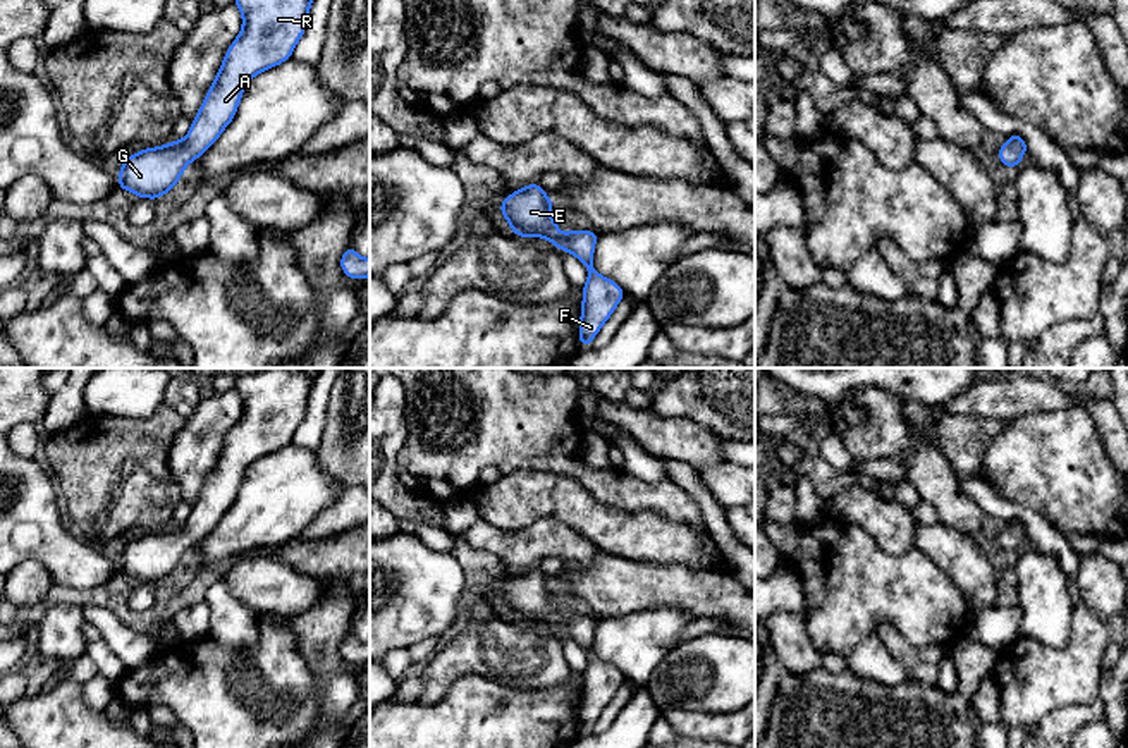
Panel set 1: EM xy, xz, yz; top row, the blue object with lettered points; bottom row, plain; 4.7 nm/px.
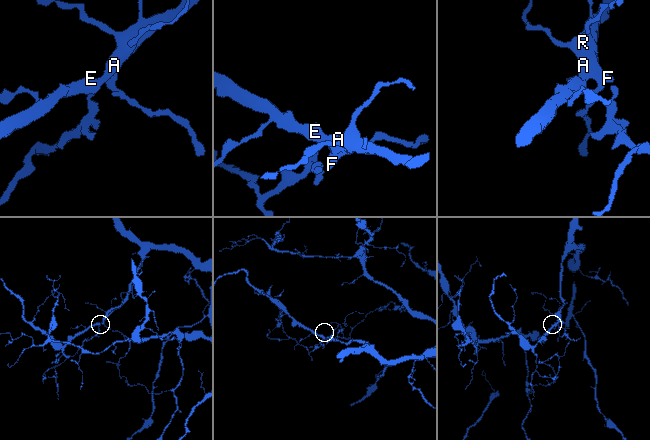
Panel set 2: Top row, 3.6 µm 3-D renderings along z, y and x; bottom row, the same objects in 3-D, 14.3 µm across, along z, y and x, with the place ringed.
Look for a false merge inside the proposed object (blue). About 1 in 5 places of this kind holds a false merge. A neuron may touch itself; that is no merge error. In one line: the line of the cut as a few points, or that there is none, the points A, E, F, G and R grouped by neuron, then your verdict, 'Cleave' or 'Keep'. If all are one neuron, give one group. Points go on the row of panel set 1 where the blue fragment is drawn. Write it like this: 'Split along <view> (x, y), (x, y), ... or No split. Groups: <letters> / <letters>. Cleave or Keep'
No split. Groups: A E F G R. Keep

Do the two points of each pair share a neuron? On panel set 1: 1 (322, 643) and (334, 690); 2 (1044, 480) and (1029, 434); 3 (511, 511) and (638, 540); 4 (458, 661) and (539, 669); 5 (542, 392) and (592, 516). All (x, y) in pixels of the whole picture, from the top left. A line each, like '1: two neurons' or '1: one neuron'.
1: one neuron
2: one neuron
3: one neuron
4: one neuron
5: two neurons

